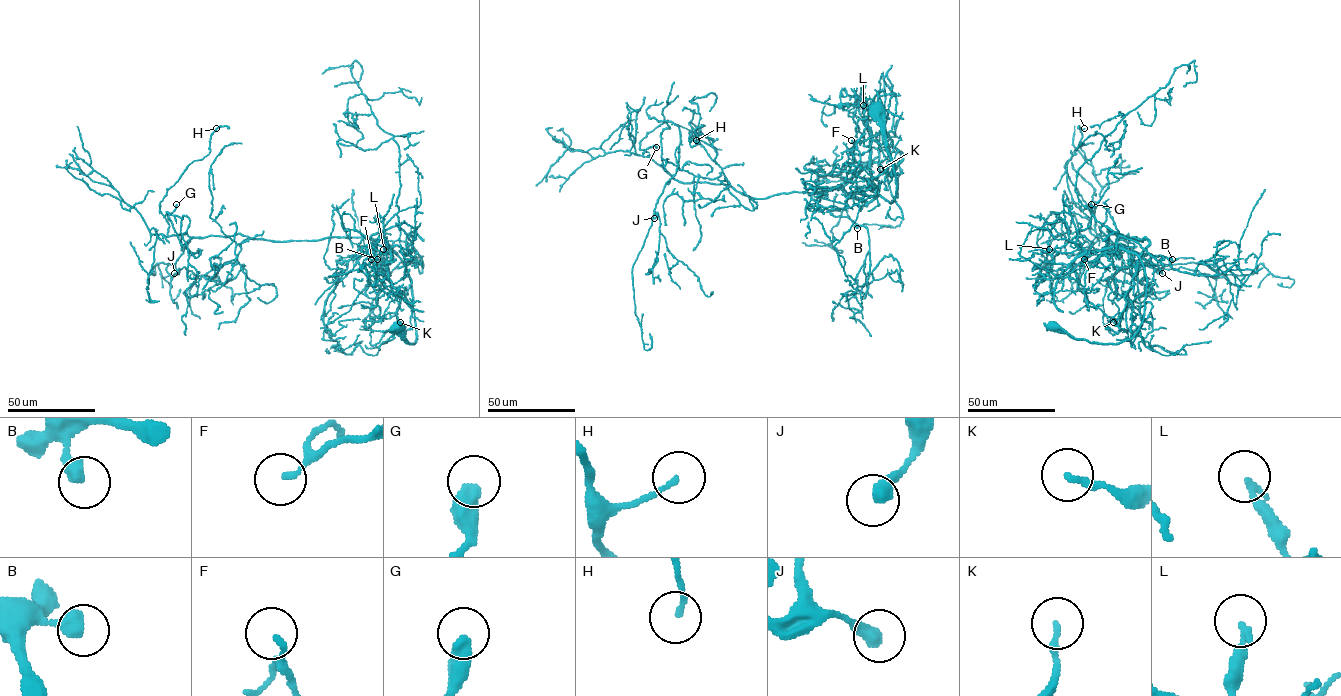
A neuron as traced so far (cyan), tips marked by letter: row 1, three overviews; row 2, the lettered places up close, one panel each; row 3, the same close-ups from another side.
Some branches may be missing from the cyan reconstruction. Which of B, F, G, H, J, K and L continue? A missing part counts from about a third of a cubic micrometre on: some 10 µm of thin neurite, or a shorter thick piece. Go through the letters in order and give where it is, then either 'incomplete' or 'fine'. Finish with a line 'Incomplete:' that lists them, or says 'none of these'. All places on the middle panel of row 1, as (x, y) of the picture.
B: (857, 228) | fine
F: (851, 140) | fine
G: (656, 147) | fine
H: (696, 140) | fine
J: (654, 218) | fine
K: (880, 169) | fine
L: (863, 105) | fine
Incomplete: none of these

